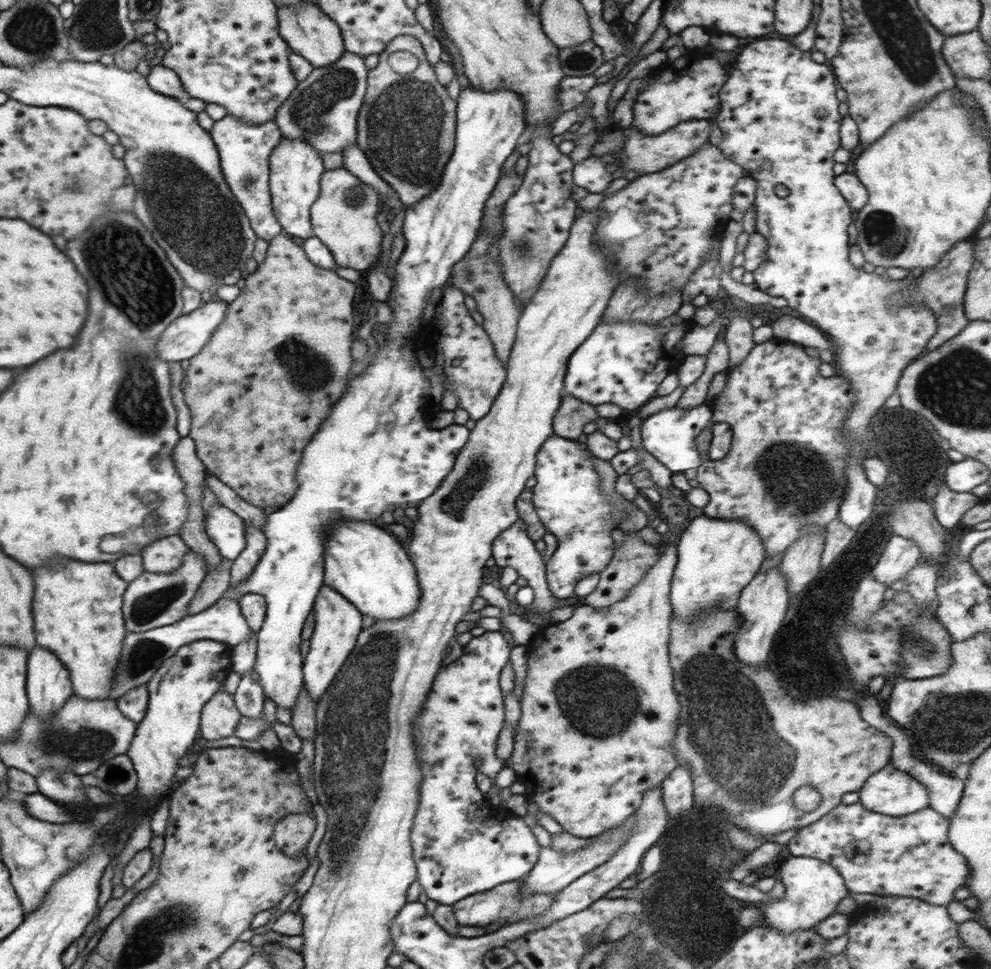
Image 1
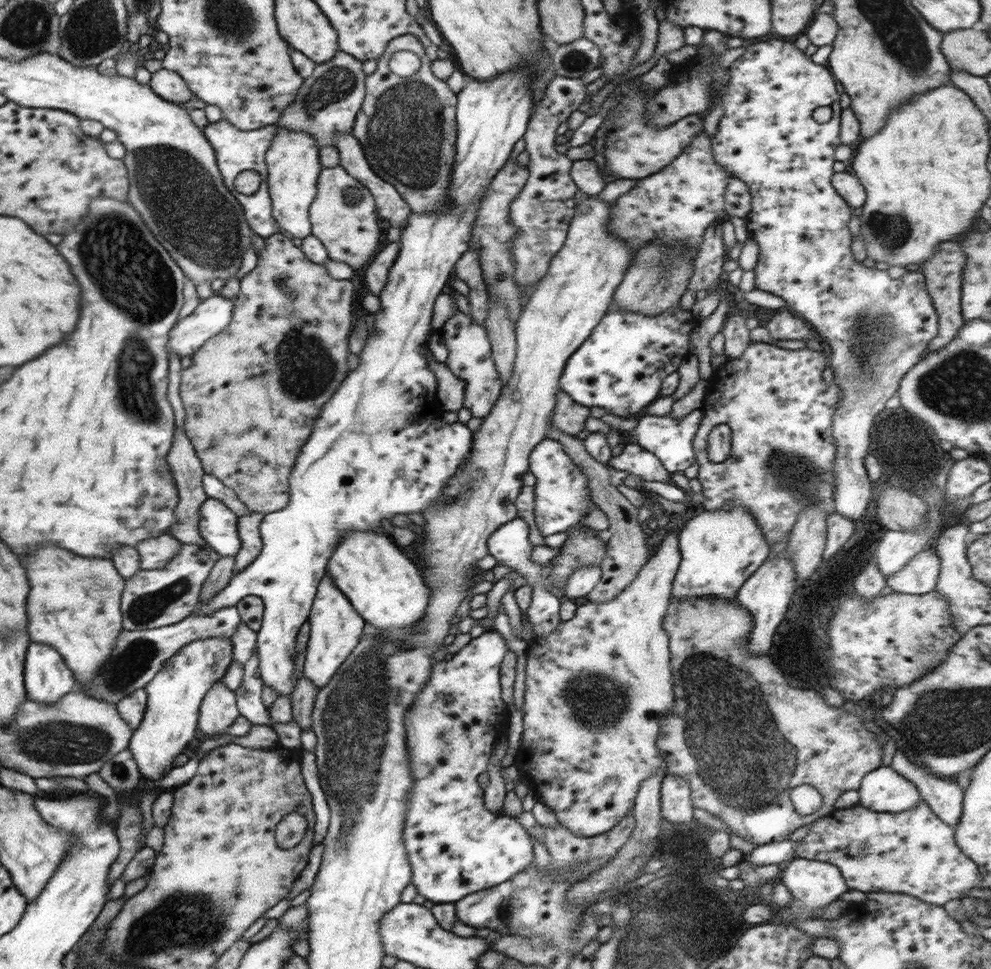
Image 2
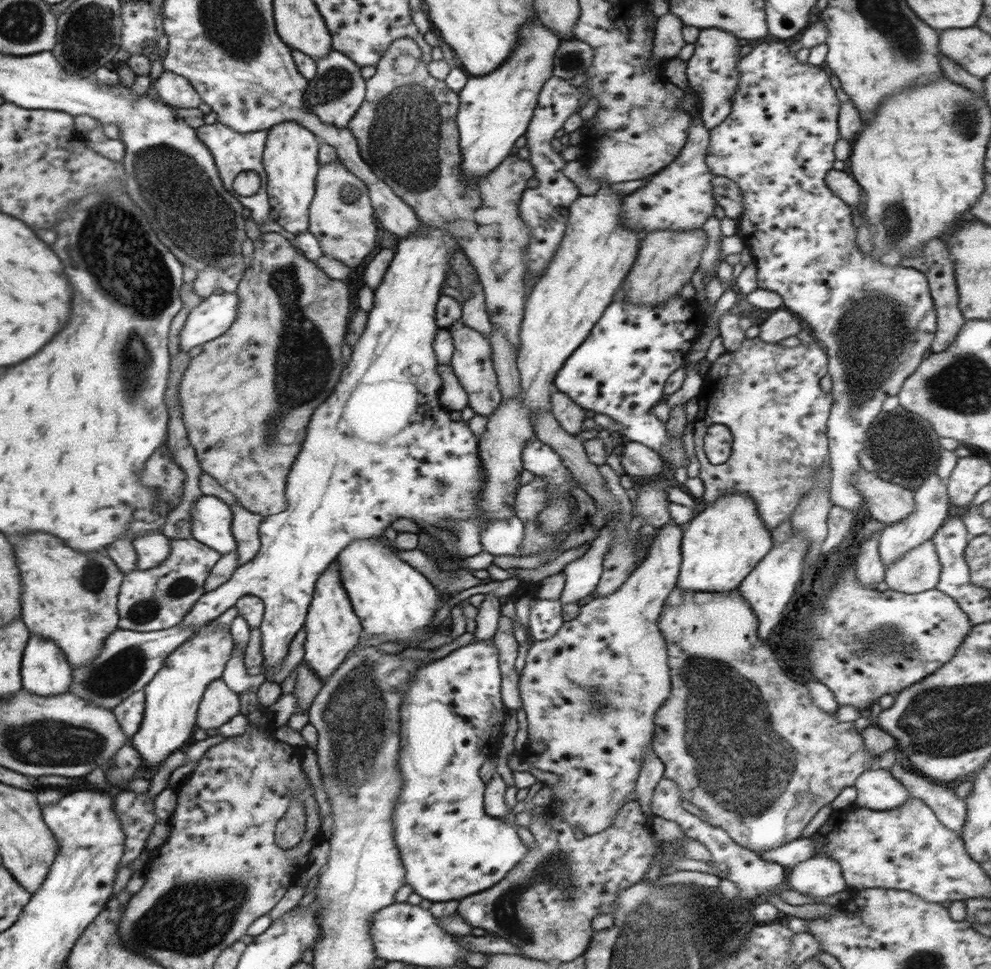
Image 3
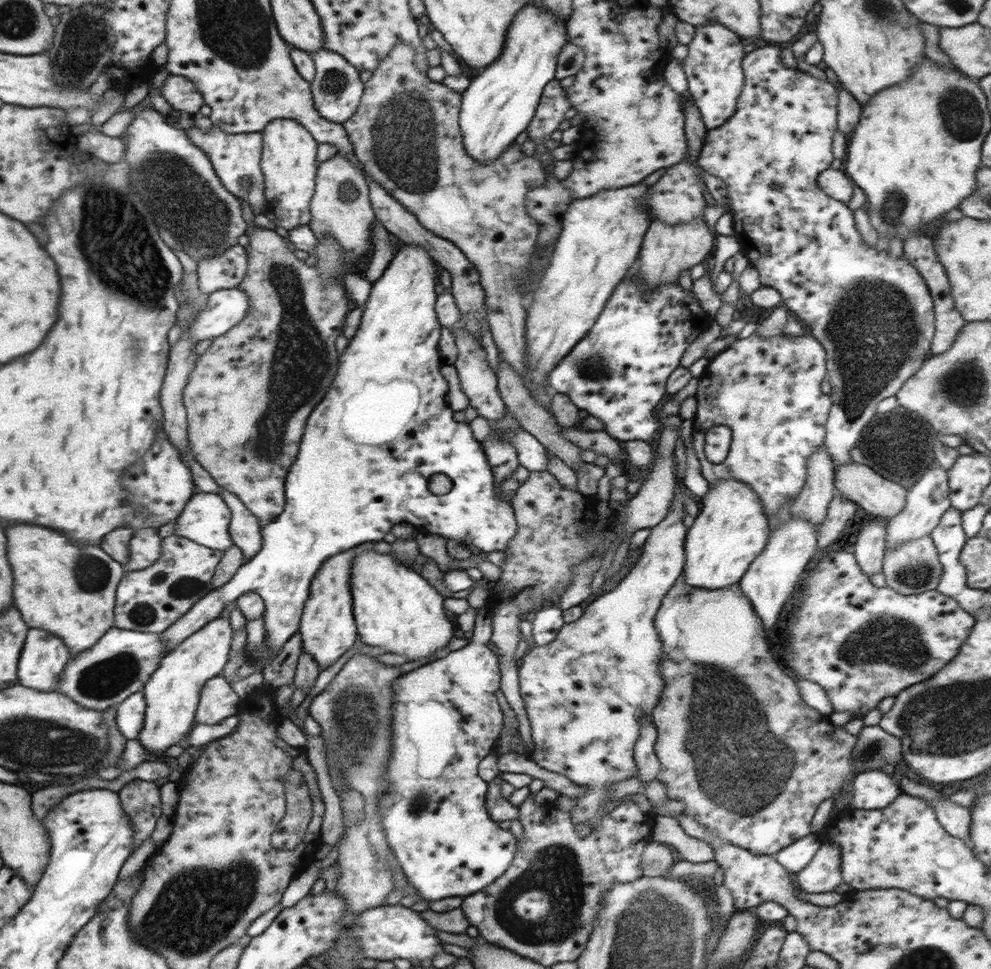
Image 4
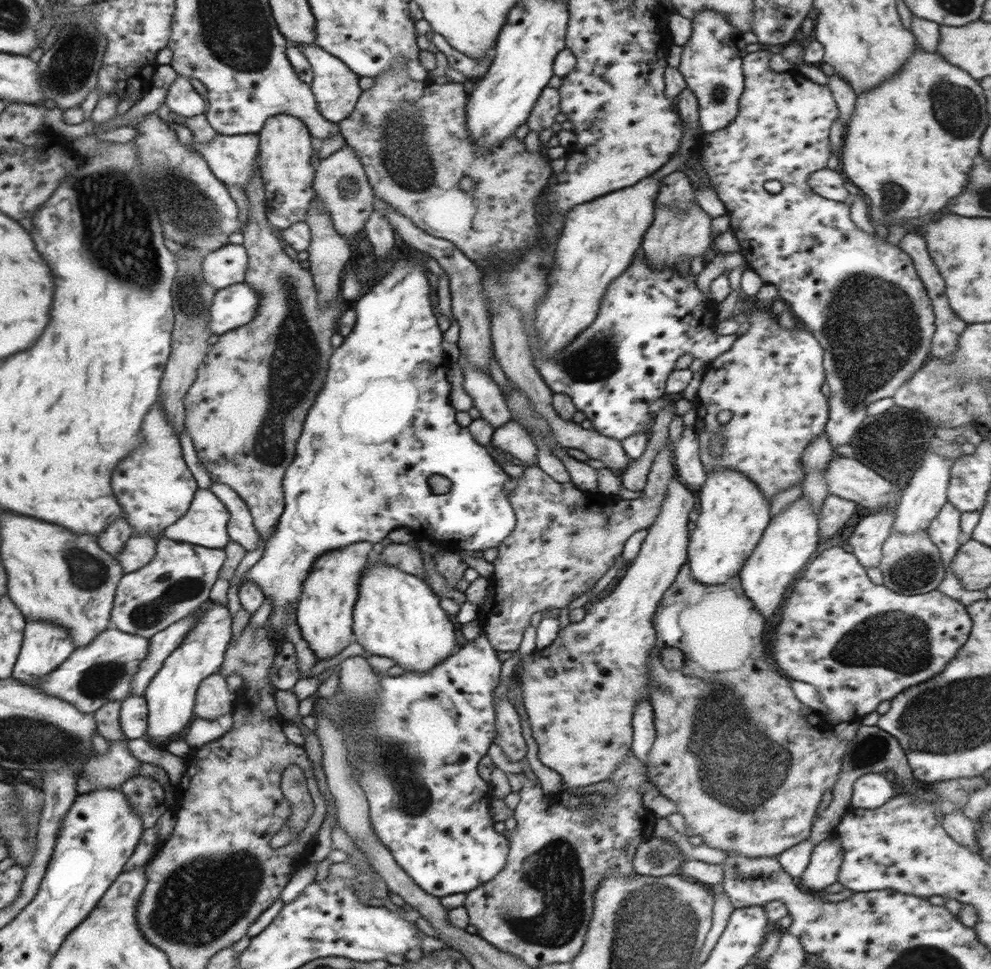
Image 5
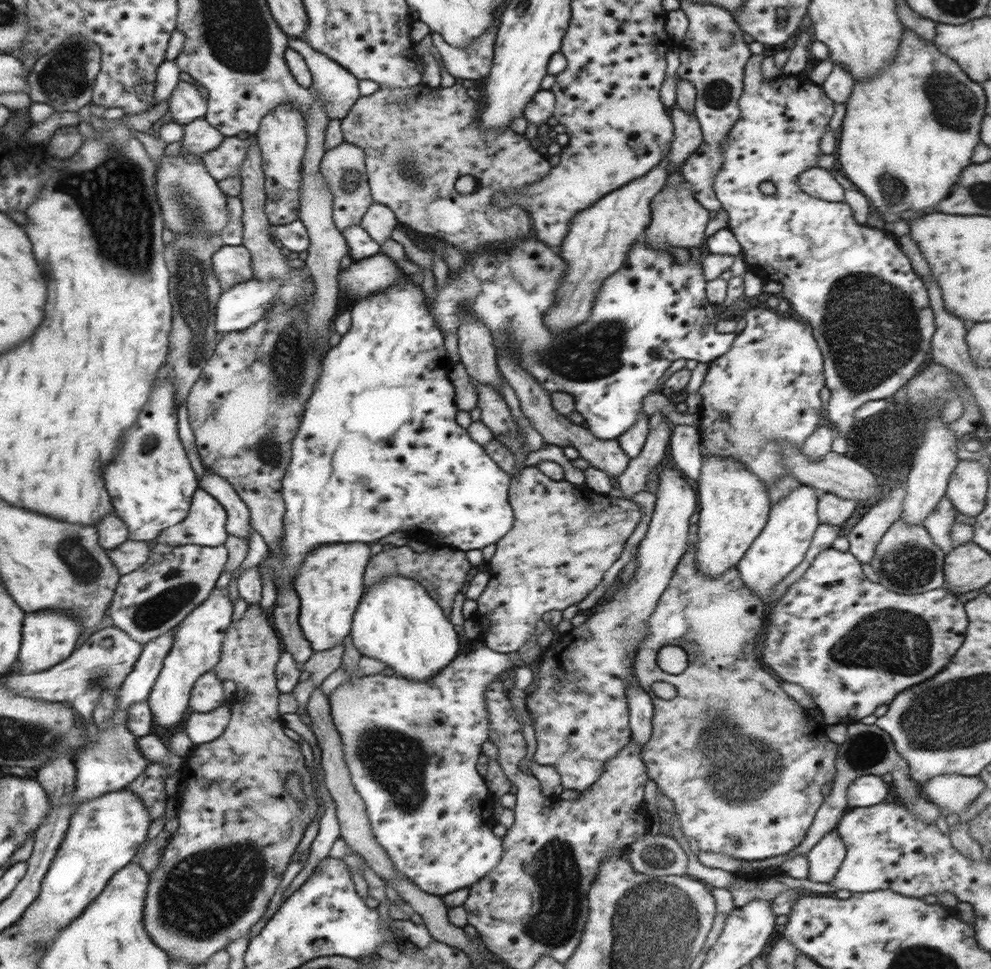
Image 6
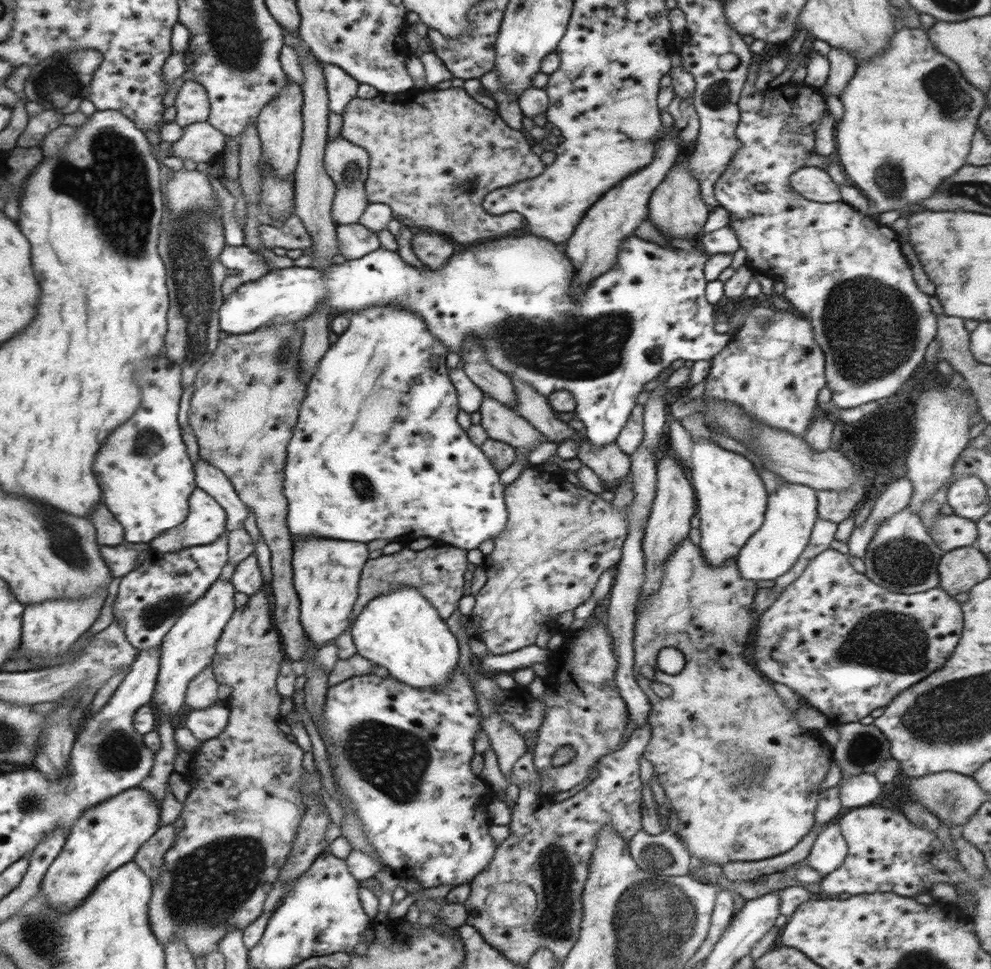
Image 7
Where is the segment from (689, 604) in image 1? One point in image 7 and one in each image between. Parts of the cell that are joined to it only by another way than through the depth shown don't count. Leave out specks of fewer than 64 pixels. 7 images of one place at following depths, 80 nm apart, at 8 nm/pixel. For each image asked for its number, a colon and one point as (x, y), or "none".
2: (720, 549)
3: (722, 544)
4: (731, 529)
5: (734, 513)
6: (733, 504)
7: (731, 497)

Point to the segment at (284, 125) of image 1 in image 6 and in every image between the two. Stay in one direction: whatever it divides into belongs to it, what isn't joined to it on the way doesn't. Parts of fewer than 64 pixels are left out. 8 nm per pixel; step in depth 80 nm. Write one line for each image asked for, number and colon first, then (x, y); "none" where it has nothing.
2: (327, 103)
3: (337, 90)
4: (336, 89)
5: (335, 87)
6: (338, 88)

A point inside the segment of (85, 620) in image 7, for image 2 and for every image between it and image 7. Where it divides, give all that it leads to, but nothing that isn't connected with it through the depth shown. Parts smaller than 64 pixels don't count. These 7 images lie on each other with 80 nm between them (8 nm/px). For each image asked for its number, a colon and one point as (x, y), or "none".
2: (47, 678)
3: (45, 671)
4: (42, 659)
5: (45, 646)
6: (48, 637)

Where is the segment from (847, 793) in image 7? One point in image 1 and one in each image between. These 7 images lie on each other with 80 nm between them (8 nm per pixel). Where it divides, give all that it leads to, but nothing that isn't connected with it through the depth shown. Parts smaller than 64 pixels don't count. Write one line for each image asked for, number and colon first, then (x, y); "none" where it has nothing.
1: (890, 792)
2: (883, 790)
3: (878, 790)
4: (873, 790)
5: (872, 790)
6: (868, 790)

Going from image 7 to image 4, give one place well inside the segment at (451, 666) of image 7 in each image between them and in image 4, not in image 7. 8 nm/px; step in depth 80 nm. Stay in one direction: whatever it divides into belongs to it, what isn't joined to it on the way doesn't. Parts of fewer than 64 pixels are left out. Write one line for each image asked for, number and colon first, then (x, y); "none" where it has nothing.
4: (396, 610)
5: (397, 615)
6: (397, 622)

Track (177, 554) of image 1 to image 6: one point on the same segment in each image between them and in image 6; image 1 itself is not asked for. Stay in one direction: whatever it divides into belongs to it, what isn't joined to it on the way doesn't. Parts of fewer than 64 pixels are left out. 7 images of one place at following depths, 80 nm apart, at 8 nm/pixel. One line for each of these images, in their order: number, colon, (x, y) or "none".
2: (155, 553)
3: (152, 549)
4: (145, 545)
5: (139, 549)
6: (127, 557)

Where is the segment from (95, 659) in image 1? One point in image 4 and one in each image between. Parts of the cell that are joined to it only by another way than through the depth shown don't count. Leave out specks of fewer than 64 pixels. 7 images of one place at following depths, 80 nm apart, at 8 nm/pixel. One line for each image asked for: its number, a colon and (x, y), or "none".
2: (74, 605)
3: (69, 597)
4: (68, 589)

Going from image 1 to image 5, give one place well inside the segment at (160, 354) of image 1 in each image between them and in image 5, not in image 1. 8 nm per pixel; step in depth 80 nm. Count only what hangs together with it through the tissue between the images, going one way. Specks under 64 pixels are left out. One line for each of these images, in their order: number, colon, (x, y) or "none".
2: (212, 315)
3: (216, 313)
4: (225, 309)
5: (233, 307)

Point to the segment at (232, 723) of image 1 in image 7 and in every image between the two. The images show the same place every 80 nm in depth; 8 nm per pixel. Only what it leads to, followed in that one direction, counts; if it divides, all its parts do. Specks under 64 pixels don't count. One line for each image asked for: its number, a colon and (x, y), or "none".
2: (218, 709)
3: (219, 704)
4: (218, 700)
5: (213, 699)
6: (207, 693)
7: (202, 692)

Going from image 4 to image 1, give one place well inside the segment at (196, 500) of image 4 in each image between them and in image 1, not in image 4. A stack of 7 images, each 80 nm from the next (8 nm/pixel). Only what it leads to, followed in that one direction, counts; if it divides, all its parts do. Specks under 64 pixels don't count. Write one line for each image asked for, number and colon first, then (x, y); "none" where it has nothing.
1: (226, 529)
2: (218, 526)
3: (211, 518)

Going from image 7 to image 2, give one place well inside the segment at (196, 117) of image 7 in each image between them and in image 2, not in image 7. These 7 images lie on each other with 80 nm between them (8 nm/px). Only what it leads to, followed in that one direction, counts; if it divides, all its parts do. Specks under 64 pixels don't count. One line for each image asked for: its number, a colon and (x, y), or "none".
2: (170, 86)
3: (175, 90)
4: (181, 93)
5: (184, 101)
6: (186, 103)

